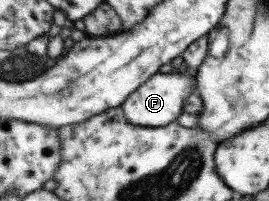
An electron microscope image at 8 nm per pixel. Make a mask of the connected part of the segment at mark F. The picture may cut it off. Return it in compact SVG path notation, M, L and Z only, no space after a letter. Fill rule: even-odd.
M158 71L151 75L144 83L138 86L121 103L124 119L130 125L138 127L163 127L174 122L181 115L182 104L195 89L195 75L181 74L178 72Z

